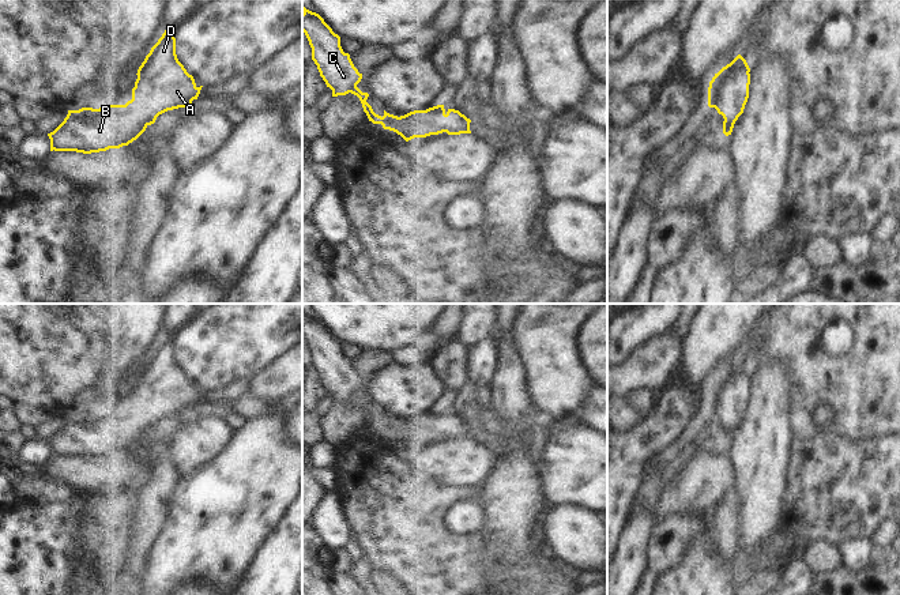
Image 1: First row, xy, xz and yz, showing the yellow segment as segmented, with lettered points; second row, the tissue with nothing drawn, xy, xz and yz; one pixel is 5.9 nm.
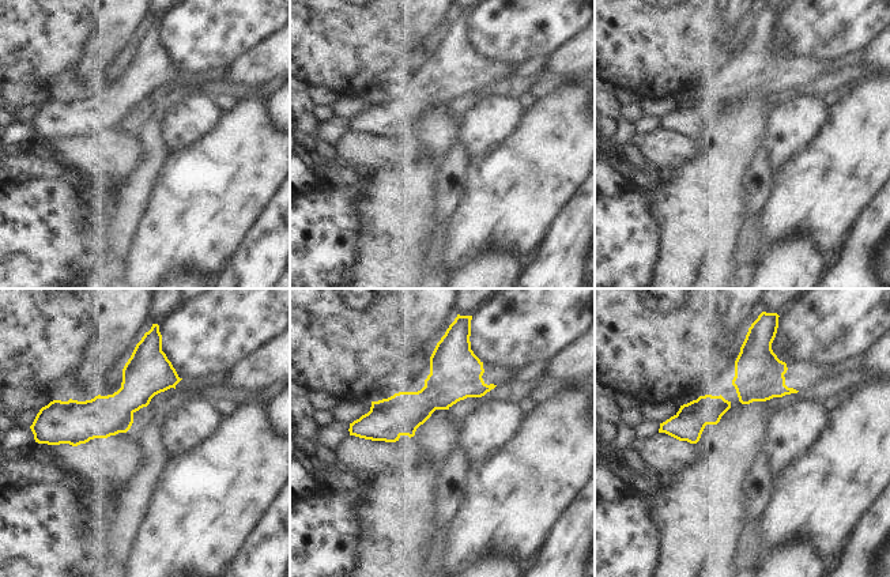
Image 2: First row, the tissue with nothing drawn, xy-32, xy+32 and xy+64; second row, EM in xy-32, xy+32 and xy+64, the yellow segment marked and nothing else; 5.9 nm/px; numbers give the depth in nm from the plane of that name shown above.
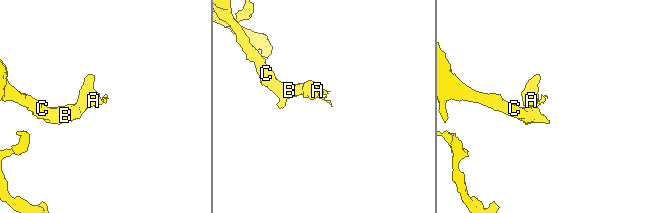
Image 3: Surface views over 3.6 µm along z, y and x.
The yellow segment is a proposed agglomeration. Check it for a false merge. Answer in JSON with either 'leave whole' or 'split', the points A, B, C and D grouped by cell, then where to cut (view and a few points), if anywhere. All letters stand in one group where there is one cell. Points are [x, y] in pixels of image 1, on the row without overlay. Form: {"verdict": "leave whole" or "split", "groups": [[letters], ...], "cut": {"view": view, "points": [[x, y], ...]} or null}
{"verdict": "leave whole", "groups": [["A", "B", "C", "D"]], "cut": null}

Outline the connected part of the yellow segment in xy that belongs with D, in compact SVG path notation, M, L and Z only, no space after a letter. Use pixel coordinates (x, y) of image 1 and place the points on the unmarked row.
M165 335L138 374L132 404L125 410L108 410L99 414L68 415L64 426L50 438L50 456L76 456L83 459L120 453L136 445L157 422L167 415L189 413L203 391L197 392L176 359L174 336Z

